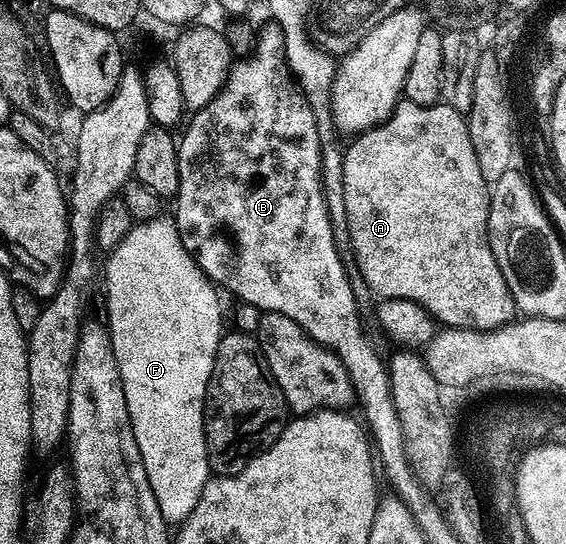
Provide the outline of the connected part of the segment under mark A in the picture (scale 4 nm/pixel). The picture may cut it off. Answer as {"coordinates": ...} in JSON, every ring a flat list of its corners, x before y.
{"coordinates":[[403,99,386,121,358,134,352,141,355,142,343,153,343,213,347,216,347,237,351,240,351,253,355,256,355,265,359,268,364,283,373,292,380,293,378,295,380,298,396,297,413,301,420,308,427,310,431,317,443,327,488,331,500,329,508,324,517,313,515,300,505,283,505,275,501,275,501,267,497,267,497,259,489,243,487,224,491,191,485,175,481,175,481,167,477,167,477,151,473,151,473,139,469,139,466,116,446,103,418,105]]}

